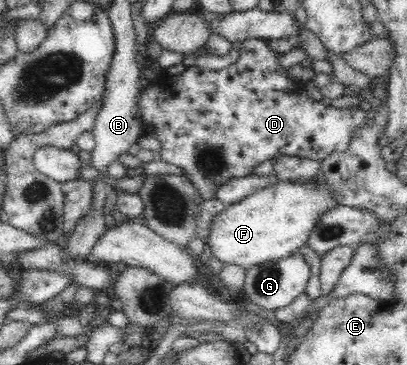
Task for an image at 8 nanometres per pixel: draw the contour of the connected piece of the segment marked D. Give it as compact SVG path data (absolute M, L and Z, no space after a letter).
M251 38L242 41L237 61L223 69L200 69L195 65L187 67L179 76L163 77L146 88L139 85L142 134L158 137L161 144L159 158L182 169L196 188L200 201L217 199L221 185L253 174L255 167L277 155L323 160L333 153L345 153L353 131L368 120L362 108L327 107L319 98L307 94L305 83L286 78L285 69L277 64L279 55L269 50L265 40Z

